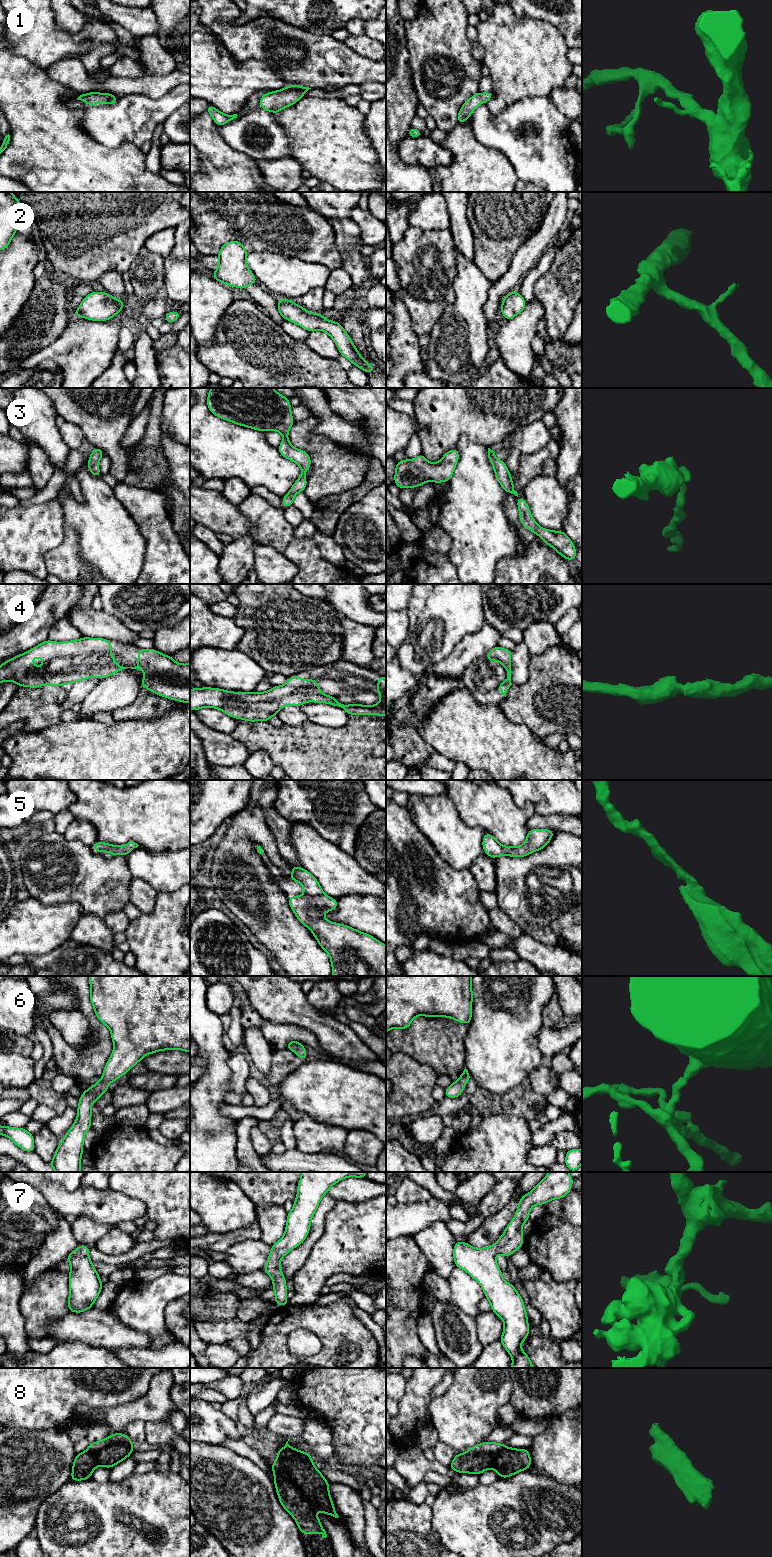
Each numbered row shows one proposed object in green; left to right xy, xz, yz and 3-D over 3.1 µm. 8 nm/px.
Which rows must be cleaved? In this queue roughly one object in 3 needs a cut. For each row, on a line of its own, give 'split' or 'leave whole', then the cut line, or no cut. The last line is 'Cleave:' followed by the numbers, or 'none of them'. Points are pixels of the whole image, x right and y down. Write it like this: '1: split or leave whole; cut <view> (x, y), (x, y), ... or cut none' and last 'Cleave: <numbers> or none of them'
1: leave whole; cut none
2: leave whole; cut none
3: leave whole; cut none
4: leave whole; cut none
5: leave whole; cut none
6: leave whole; cut none
7: leave whole; cut none
8: split; cut xz (272, 1464), (312, 1506)
Cleave: 8

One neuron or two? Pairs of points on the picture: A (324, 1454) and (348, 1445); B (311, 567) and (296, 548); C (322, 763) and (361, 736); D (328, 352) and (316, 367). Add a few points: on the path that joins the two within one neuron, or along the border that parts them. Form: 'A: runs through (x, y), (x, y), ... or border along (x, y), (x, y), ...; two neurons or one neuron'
A: border along (329, 1427), (332, 1433), (334, 1454); two neurons
B: runs through (310, 562), (301, 553); one neuron
C: runs through (332, 763), (351, 746); one neuron
D: border along (305, 343), (322, 357), (336, 360); two neurons

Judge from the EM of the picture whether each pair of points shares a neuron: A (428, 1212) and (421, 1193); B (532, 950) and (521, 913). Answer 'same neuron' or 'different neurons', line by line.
A: different neurons
B: different neurons

